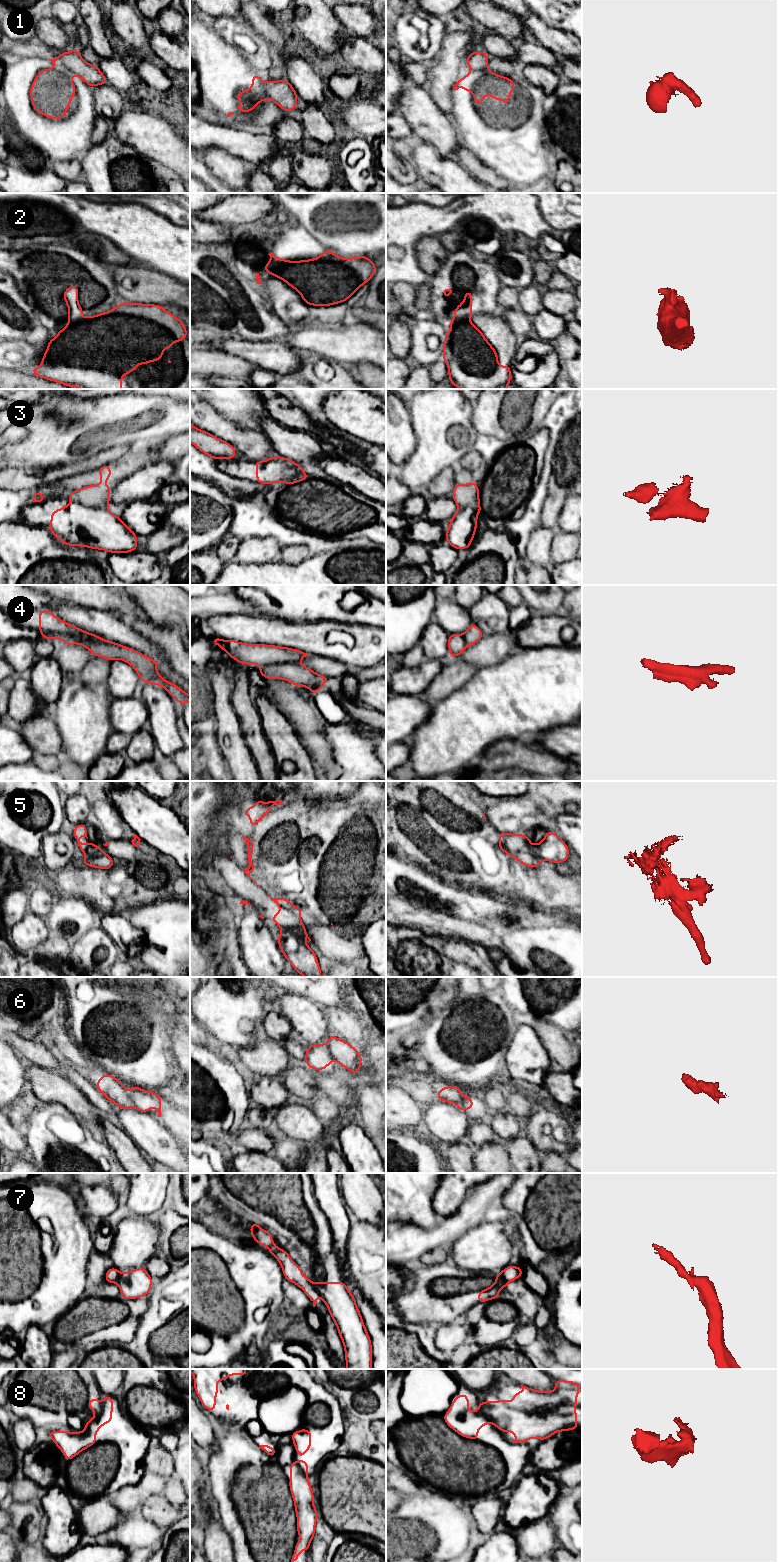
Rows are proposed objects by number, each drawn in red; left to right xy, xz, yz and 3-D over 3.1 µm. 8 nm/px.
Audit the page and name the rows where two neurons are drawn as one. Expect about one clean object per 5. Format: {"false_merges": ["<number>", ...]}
{"false_merges": ["1", "2", "3", "4", "5", "6", "7", "8"]}

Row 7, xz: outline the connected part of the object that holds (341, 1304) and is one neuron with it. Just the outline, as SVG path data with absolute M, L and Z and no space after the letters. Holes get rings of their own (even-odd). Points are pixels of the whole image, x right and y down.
M345 1282L314 1283L326 1304L345 1350L346 1369L372 1369L370 1336L357 1308L355 1297Z

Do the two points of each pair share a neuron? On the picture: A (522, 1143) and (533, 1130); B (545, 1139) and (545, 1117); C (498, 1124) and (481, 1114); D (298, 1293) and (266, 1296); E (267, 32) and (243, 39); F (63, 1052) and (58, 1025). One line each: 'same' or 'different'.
A: different
B: same
C: different
D: different
E: different
F: same

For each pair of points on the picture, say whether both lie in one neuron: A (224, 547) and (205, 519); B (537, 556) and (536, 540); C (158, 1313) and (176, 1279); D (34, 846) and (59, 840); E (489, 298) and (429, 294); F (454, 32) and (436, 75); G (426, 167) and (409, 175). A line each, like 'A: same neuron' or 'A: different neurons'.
A: different neurons
B: same neuron
C: same neuron
D: different neurons
E: same neuron
F: same neuron
G: different neurons

